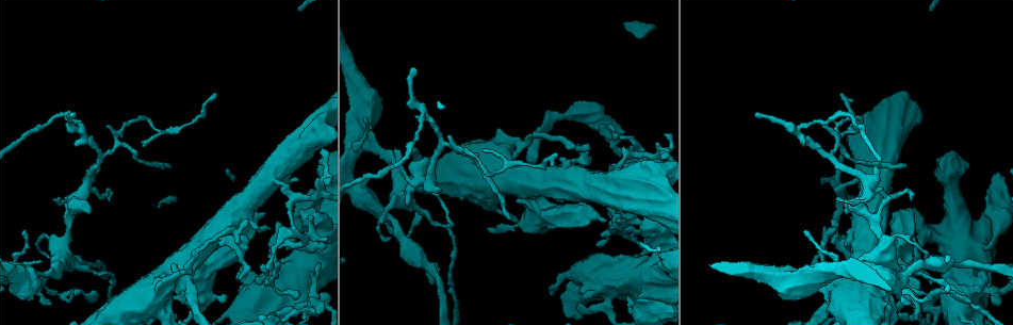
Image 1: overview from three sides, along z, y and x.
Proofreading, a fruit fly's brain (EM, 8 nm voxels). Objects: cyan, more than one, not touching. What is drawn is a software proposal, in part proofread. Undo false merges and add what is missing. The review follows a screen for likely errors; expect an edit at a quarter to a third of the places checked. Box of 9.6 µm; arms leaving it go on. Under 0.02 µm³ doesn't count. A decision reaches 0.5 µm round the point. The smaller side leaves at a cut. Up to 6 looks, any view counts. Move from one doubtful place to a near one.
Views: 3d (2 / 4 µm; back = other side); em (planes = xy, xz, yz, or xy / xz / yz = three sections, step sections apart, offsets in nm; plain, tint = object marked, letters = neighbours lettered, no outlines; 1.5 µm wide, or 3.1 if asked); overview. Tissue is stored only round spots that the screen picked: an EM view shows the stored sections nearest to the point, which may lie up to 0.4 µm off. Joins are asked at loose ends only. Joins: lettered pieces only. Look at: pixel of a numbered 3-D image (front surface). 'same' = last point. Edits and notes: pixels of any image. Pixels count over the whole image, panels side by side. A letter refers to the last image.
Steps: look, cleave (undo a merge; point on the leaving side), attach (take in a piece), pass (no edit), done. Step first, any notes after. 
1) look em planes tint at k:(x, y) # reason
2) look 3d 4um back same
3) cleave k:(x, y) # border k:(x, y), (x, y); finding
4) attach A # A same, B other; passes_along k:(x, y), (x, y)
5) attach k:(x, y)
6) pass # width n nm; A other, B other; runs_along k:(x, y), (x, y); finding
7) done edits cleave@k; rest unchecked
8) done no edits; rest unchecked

look em planes tint at 1:(75, 204) # a narrow waist

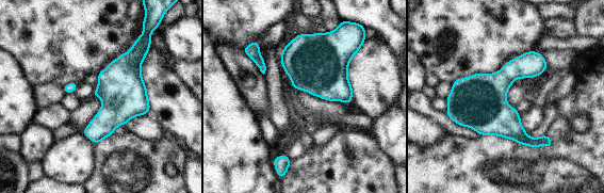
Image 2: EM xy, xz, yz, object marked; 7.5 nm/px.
look em planes letters same # see the neighbours

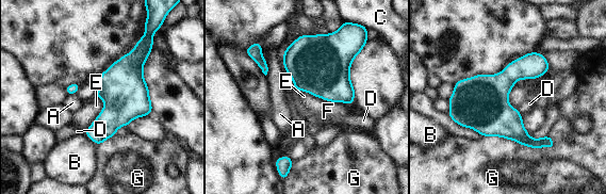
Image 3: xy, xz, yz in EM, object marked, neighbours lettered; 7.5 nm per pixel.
pass # A other, B other, C other, D other, E other, F other, G other; border 3:(99, 97), (103, 108), (83, 132); one neuron here

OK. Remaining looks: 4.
look 3d 2um back at 1:(451, 223) # free end

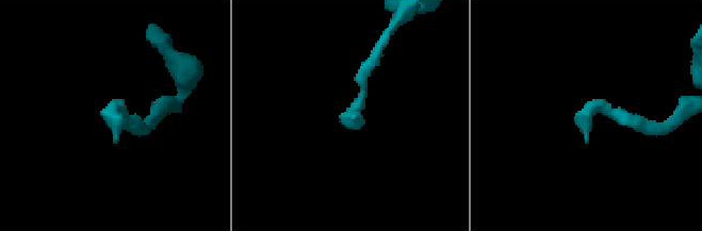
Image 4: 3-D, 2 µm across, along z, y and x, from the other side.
look em xz step 4 tint at 4:(113, 140) # need the tissue

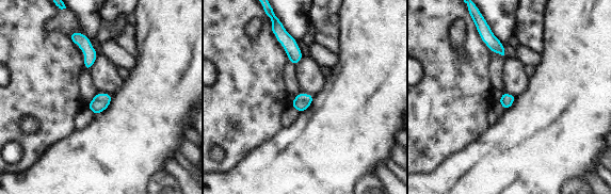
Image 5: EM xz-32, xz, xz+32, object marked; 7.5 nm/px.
look em planes letters same # cut it another way

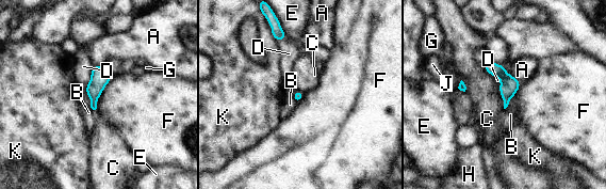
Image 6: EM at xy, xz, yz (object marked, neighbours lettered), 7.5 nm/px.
pass # A other, B other, C other, D other, E other, F other, G other, H other, J other, K other; border 6:(484, 65), (484, 68), (495, 77); no lettered piece goes on from it

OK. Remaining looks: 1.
done no edits; rest unchecked

